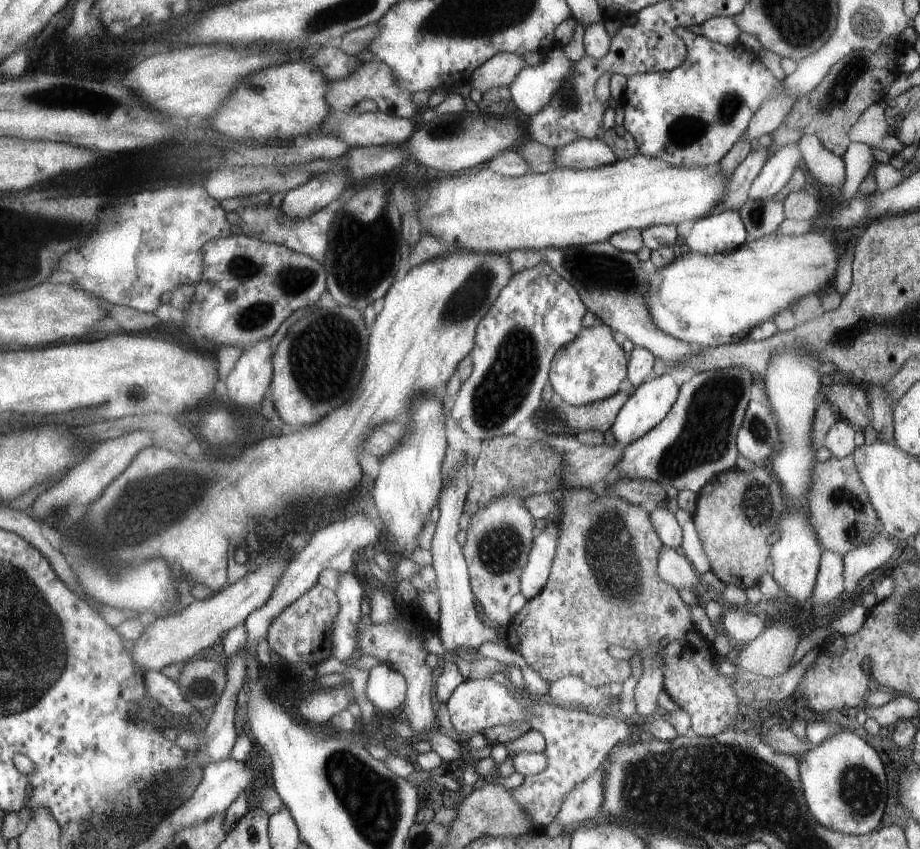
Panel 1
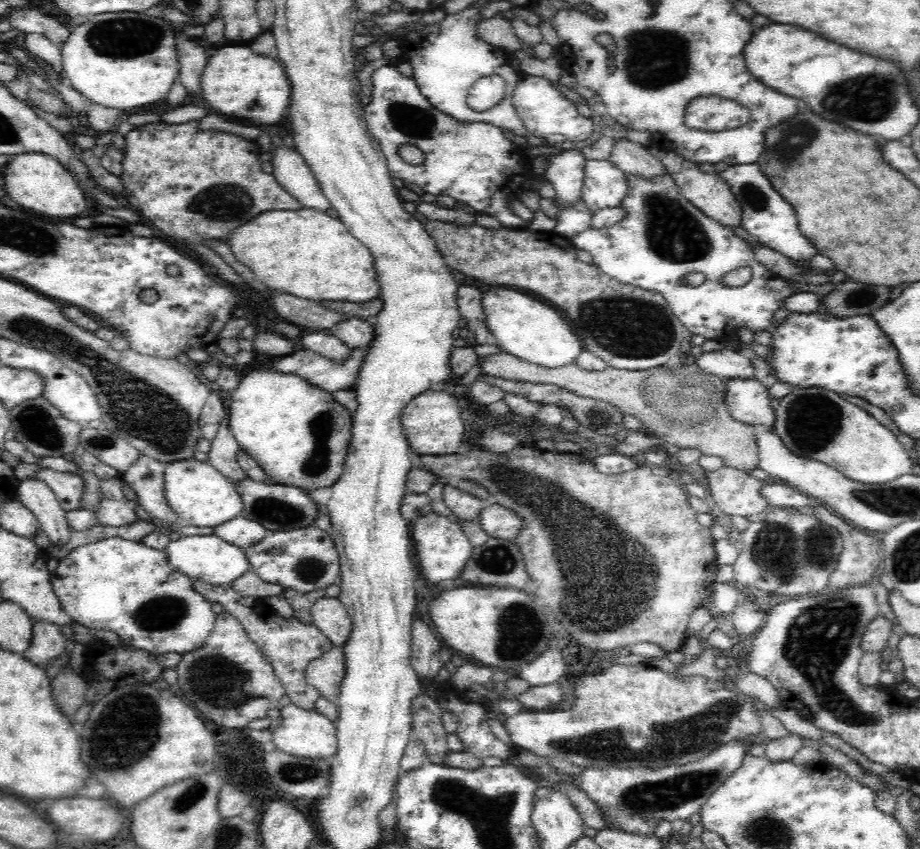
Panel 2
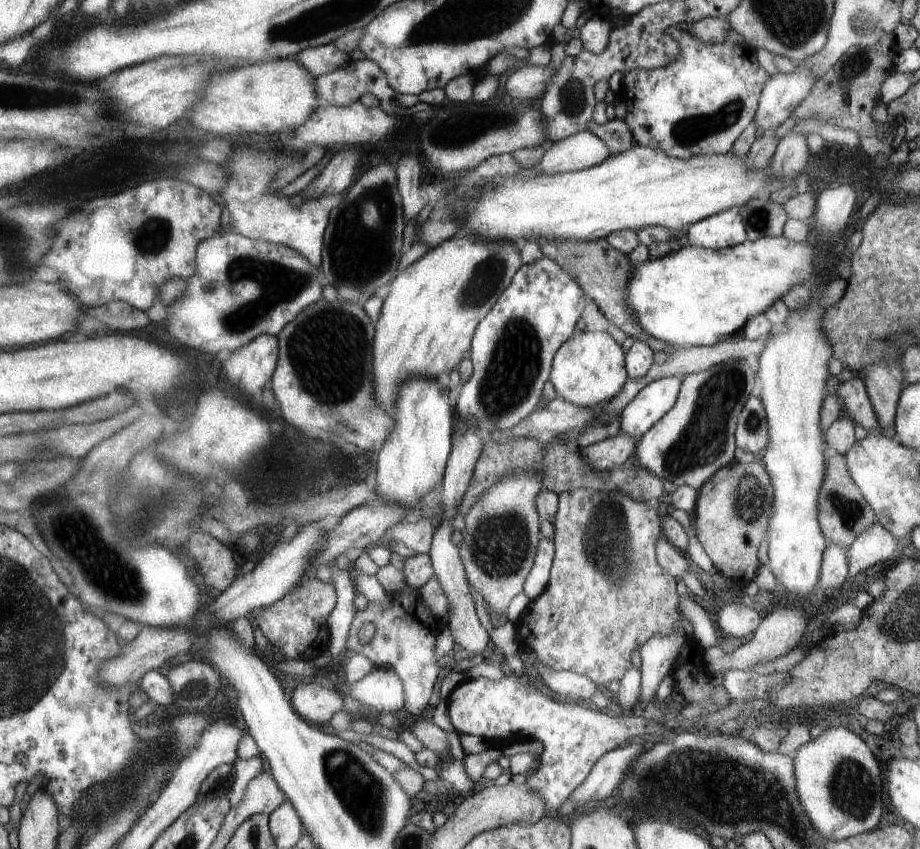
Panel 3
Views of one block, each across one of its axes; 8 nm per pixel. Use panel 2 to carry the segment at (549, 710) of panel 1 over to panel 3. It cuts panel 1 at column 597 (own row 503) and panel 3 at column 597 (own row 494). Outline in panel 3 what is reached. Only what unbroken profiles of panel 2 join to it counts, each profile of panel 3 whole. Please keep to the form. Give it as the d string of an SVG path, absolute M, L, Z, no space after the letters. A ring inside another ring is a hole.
M509 671L499 681L486 677L466 678L446 701L452 724L459 734L480 736L488 748L502 750L511 742L528 738L542 741L544 751L539 756L542 772L535 778L528 778L527 784L534 786L535 792L544 799L549 817L558 816L558 809L570 793L586 780L598 760L616 749L618 744L624 744L628 738L638 739L643 734L668 734L669 727L665 722L636 717L631 713L621 717L608 716L576 703L556 702L552 696L546 698L540 694L542 688L534 688L532 681L526 674L517 675Z

